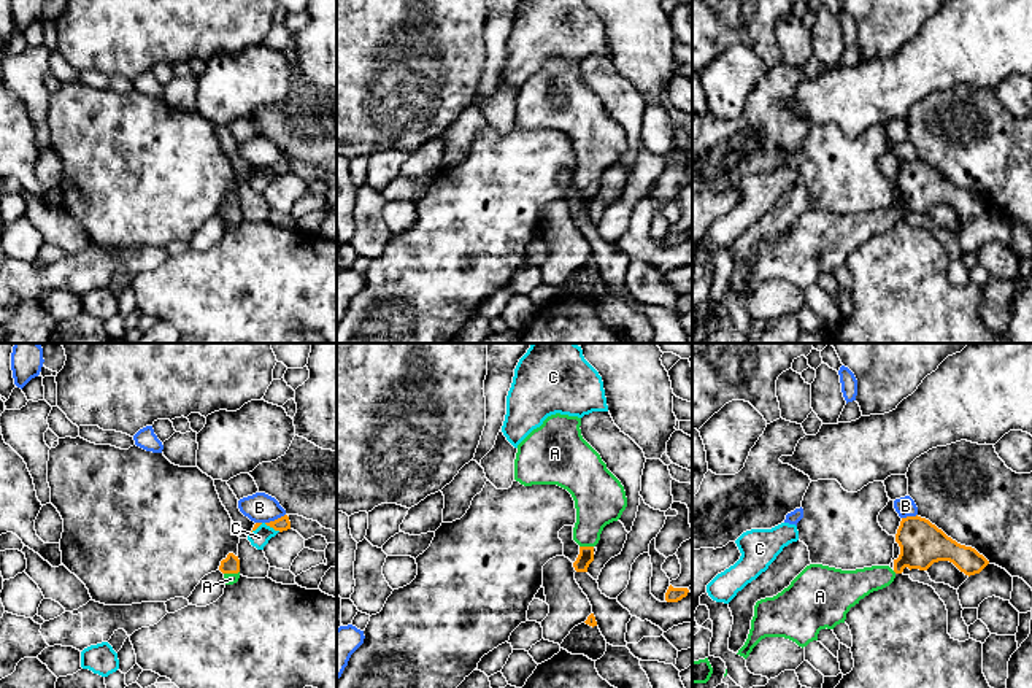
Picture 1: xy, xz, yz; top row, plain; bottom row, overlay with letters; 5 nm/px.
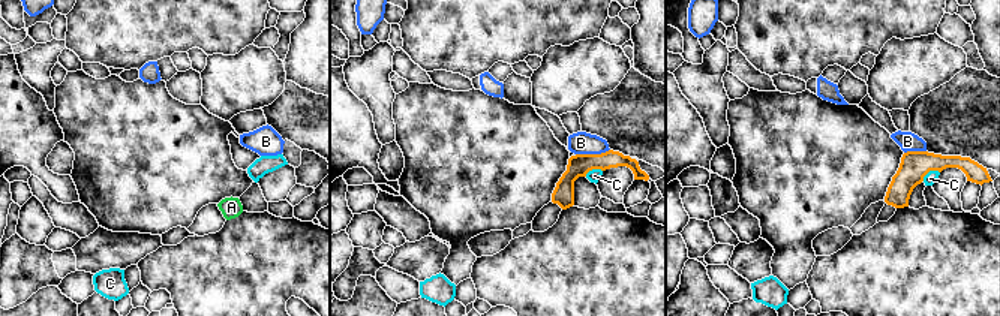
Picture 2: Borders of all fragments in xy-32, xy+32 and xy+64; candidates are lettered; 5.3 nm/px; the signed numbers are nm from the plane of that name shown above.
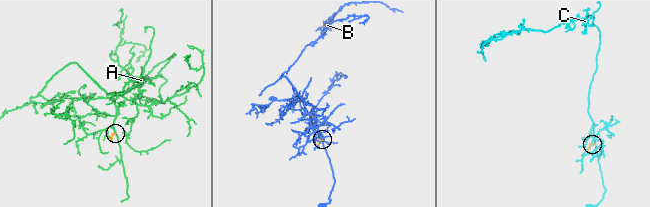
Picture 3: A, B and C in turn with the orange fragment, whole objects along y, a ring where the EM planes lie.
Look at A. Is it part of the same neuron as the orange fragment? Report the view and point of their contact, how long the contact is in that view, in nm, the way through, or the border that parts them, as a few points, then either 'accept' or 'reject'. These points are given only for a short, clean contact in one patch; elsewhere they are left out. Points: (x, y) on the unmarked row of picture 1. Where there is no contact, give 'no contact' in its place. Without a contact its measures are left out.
contact xz (586, 191); length 70 nm; way xz (586, 197), (586, 191), (586, 175), (599, 143); accept

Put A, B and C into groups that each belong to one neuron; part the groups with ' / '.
A / B / C

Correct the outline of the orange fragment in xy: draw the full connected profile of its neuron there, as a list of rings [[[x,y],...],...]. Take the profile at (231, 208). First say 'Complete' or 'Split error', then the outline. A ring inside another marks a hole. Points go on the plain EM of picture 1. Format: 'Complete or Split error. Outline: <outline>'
Split error. Outline: [[[229,197],[225,203],[221,205],[219,215],[224,218],[225,229],[233,229],[240,222],[240,203],[233,197]]]

